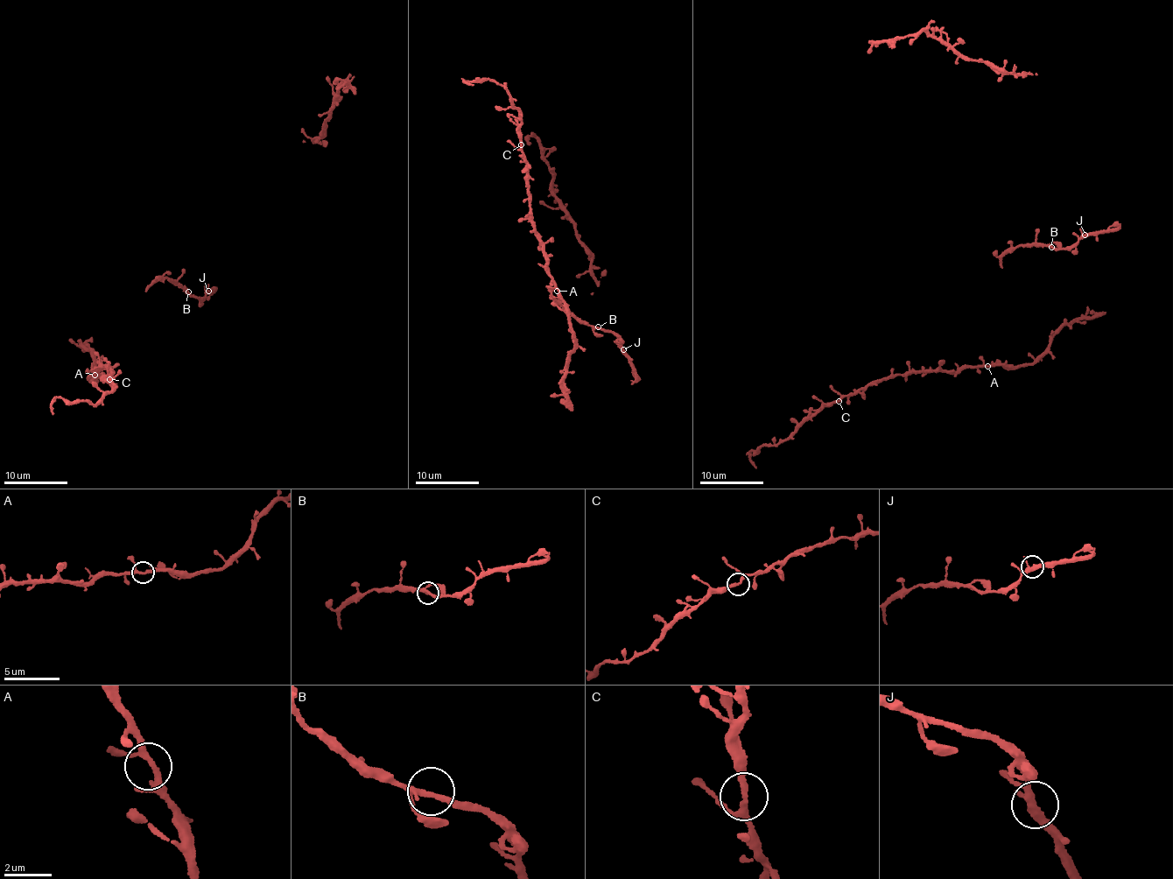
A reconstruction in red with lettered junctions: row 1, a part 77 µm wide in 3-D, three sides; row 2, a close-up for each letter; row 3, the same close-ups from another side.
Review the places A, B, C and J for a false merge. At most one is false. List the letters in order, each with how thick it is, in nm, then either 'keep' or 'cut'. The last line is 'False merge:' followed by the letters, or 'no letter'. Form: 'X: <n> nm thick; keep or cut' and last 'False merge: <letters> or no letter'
A: 220 nm thick; keep
B: 200 nm thick; keep
C: 200 nm thick; keep
J: 280 nm thick; keep
False merge: no letter

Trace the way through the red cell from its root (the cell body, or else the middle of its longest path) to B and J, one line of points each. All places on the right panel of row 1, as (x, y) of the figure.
B: (1001, 263), (1001, 257), (1018, 246), (1036, 243), (1051, 247)
J: (1001, 263), (1001, 257), (1018, 246), (1043, 243), (1058, 249), (1071, 246), (1085, 235)

